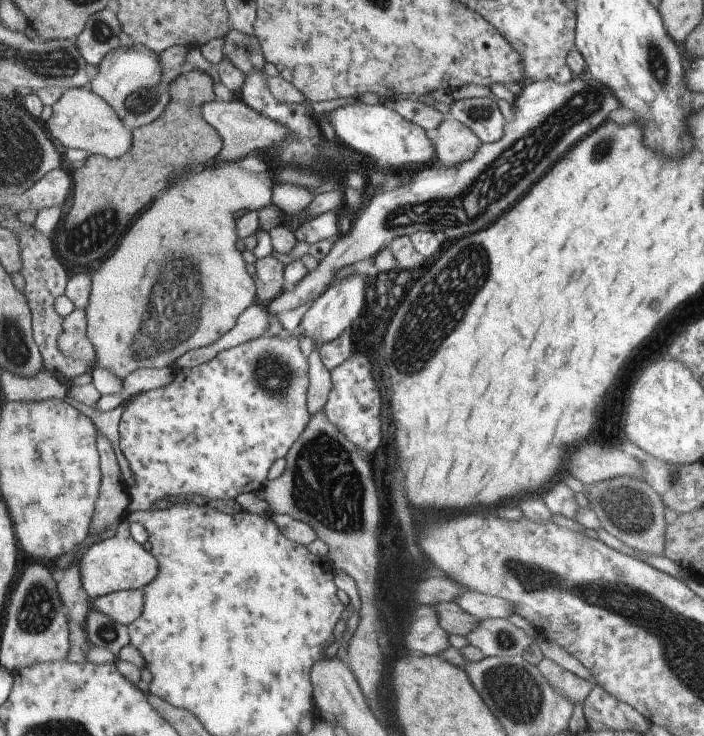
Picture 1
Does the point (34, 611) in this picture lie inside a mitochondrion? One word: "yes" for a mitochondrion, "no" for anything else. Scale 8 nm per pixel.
yes

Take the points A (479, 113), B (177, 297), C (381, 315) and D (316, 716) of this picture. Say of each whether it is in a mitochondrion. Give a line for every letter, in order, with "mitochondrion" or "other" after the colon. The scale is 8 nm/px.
A: mitochondrion
B: mitochondrion
C: mitochondrion
D: other

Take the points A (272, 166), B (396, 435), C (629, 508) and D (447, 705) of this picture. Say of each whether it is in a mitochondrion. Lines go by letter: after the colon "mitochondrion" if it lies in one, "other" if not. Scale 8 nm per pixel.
A: other
B: other
C: mitochondrion
D: other

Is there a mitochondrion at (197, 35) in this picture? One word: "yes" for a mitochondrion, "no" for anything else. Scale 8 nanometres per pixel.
no

